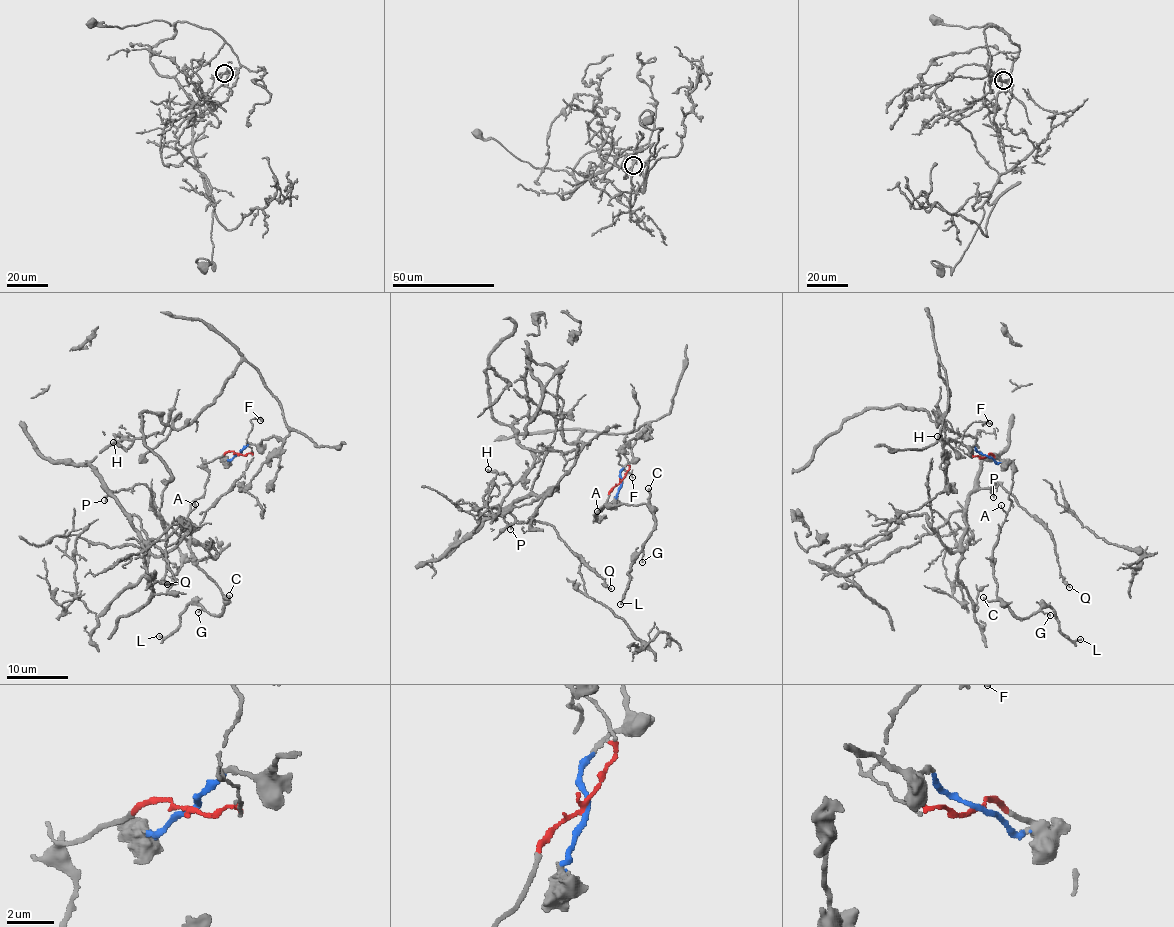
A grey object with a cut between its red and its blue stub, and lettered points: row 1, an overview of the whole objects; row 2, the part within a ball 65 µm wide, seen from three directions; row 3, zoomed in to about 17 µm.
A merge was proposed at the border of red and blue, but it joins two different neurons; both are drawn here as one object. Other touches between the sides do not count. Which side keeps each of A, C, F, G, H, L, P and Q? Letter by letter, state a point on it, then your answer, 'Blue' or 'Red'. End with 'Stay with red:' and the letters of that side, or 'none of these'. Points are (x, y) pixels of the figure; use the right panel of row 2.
A: Place: (1001, 505). Red
C: Place: (983, 597). Red
F: Place: (989, 423). Red
G: Place: (1050, 615). Red
H: Place: (937, 436). Blue
L: Place: (1080, 639). Red
P: Place: (993, 497). Blue
Q: Place: (1069, 587). Blue
Stay with red: A, C, F, G, L

